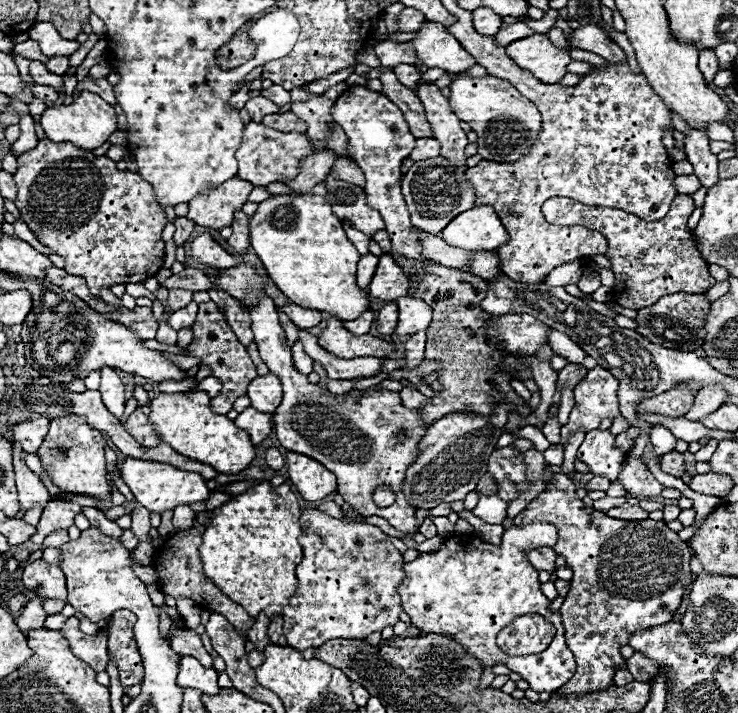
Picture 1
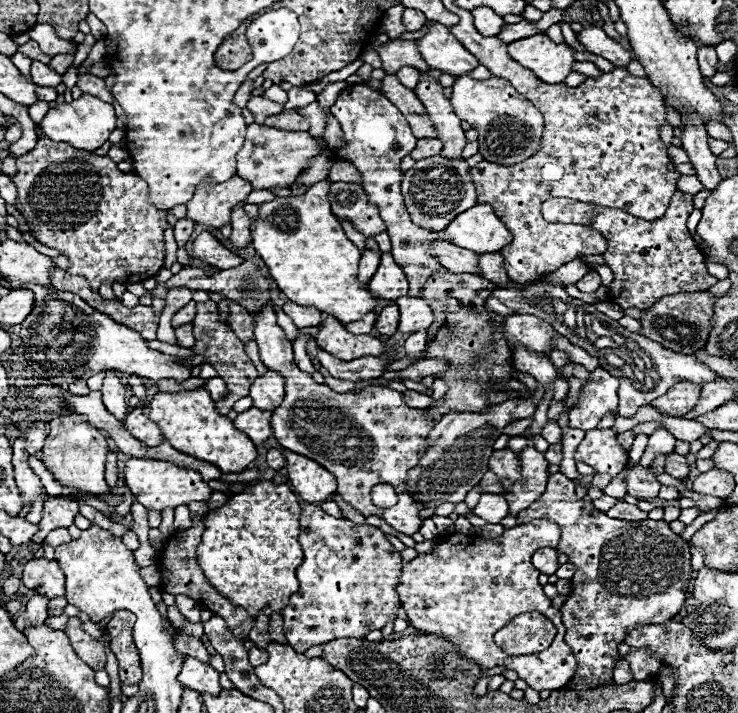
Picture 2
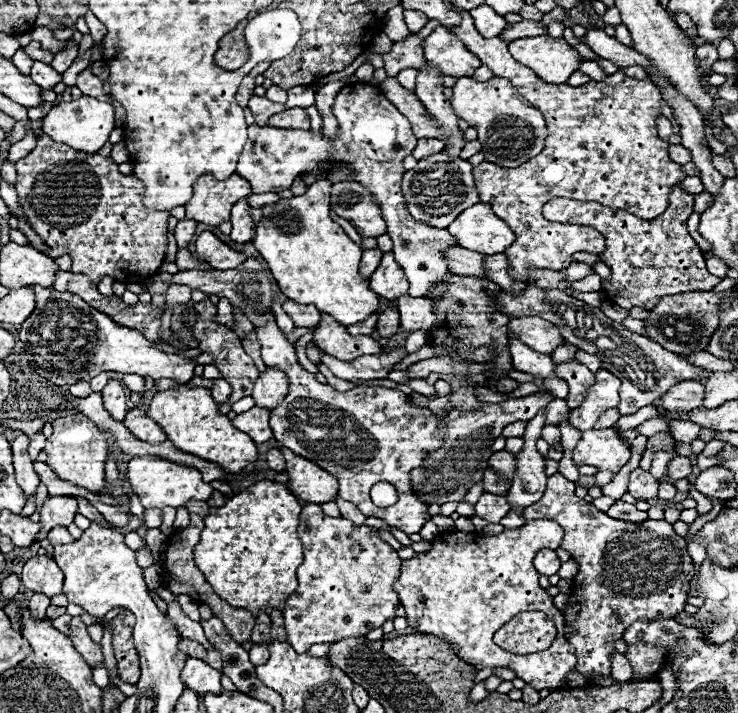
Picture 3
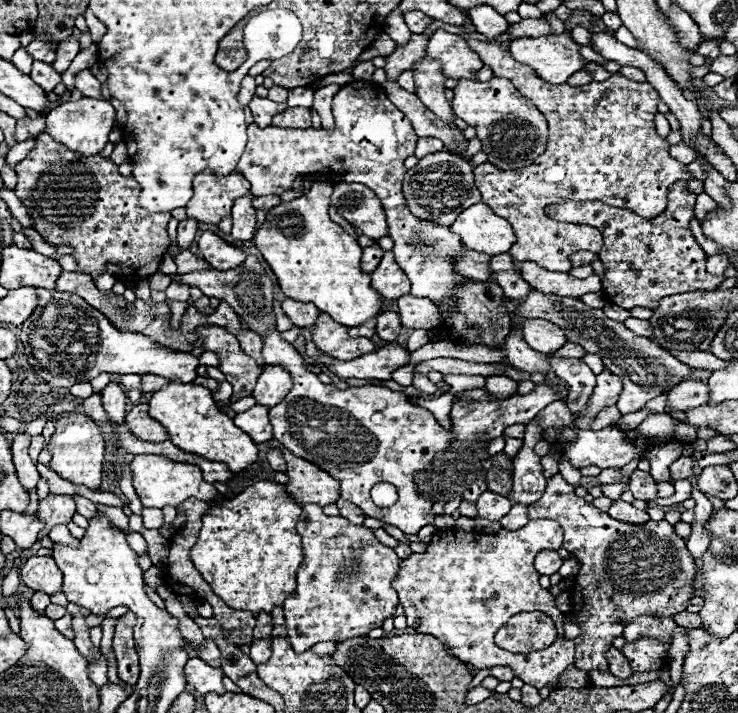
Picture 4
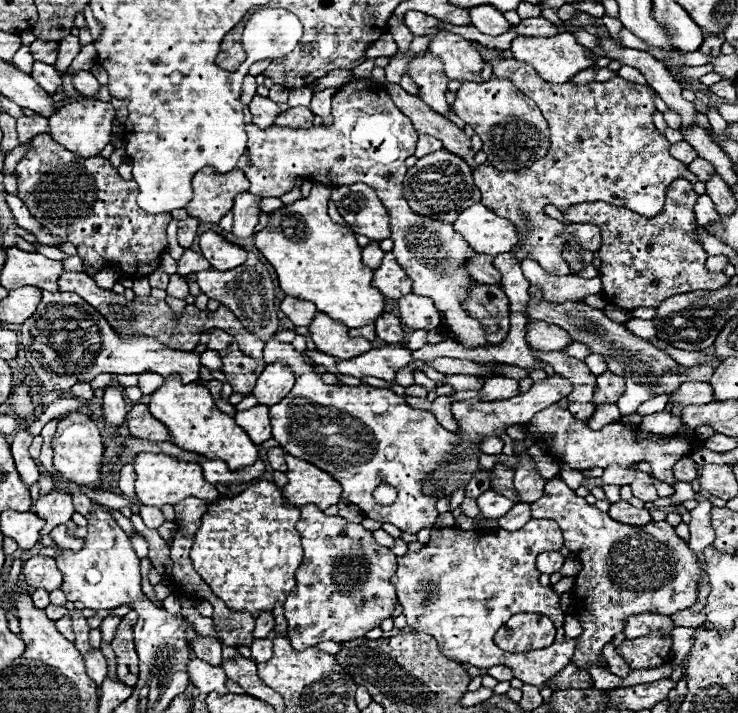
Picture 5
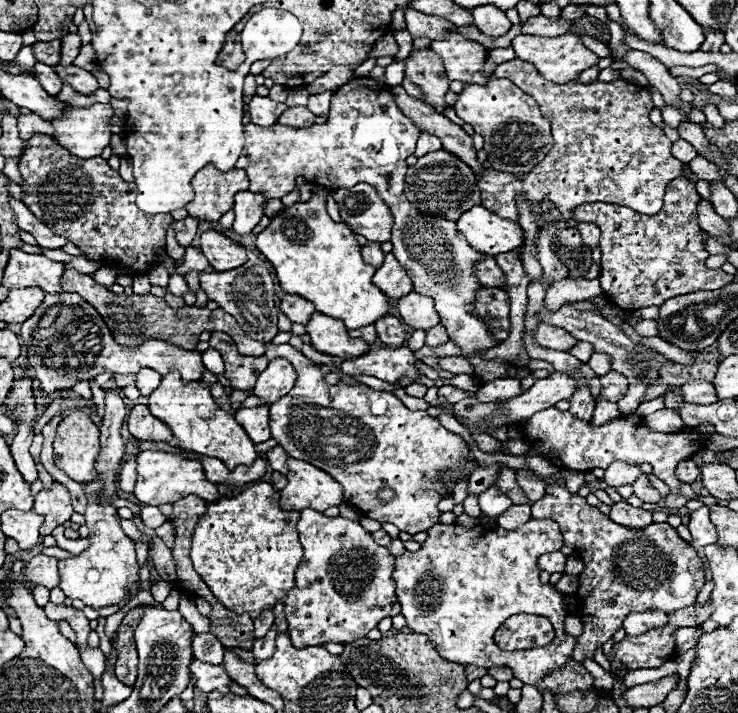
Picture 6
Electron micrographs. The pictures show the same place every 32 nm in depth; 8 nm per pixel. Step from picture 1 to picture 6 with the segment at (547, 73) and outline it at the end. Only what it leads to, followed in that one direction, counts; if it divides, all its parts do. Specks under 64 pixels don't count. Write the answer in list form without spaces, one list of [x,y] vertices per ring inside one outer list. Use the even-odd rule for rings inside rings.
[[[562,34],[562,36],[554,36],[554,38],[544,38],[544,36],[516,36],[512,40],[512,48],[518,59],[528,61],[534,64],[534,68],[540,72],[540,76],[544,76],[550,82],[556,84],[566,84],[578,78],[578,74],[586,68],[592,68],[598,64],[598,56],[594,52],[590,52],[582,40],[576,34]]]

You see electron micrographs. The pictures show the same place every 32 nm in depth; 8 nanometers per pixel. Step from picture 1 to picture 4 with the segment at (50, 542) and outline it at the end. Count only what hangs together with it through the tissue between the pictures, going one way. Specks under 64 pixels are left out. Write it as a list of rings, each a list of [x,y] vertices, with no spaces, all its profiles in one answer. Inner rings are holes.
[[[56,526],[56,528],[52,528],[52,532],[48,534],[50,536],[50,540],[54,542],[54,544],[64,544],[64,546],[78,546],[78,540],[76,538],[72,538],[70,536],[70,532],[68,532],[68,528],[66,526]]]

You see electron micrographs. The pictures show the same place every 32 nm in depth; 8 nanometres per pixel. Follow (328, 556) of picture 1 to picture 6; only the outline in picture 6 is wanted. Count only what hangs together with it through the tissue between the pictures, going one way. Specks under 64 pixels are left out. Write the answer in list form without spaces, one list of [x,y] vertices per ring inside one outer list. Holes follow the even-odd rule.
[[[312,508],[302,510],[302,518],[296,524],[300,532],[300,542],[304,546],[304,558],[296,570],[296,586],[288,592],[284,602],[284,614],[288,620],[288,636],[296,648],[318,646],[324,642],[346,644],[364,638],[378,622],[390,616],[392,604],[396,602],[394,594],[394,556],[388,548],[374,542],[372,534],[366,532],[358,522],[346,520],[342,516],[328,518],[322,512]]]

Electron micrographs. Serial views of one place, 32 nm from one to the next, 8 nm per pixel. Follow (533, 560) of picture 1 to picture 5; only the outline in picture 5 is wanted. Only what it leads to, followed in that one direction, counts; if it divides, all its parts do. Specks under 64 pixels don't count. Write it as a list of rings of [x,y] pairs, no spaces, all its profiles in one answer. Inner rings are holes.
[[[542,552],[538,558],[536,558],[536,568],[542,572],[542,574],[554,574],[562,568],[564,564],[564,556],[560,552]]]

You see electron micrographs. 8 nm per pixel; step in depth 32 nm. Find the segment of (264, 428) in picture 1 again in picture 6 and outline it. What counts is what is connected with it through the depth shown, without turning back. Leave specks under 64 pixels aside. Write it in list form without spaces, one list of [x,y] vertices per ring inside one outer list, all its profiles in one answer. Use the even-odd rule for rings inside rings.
[[[256,406],[236,412],[236,422],[246,430],[246,434],[256,442],[270,440],[270,426],[268,426],[268,406]]]

